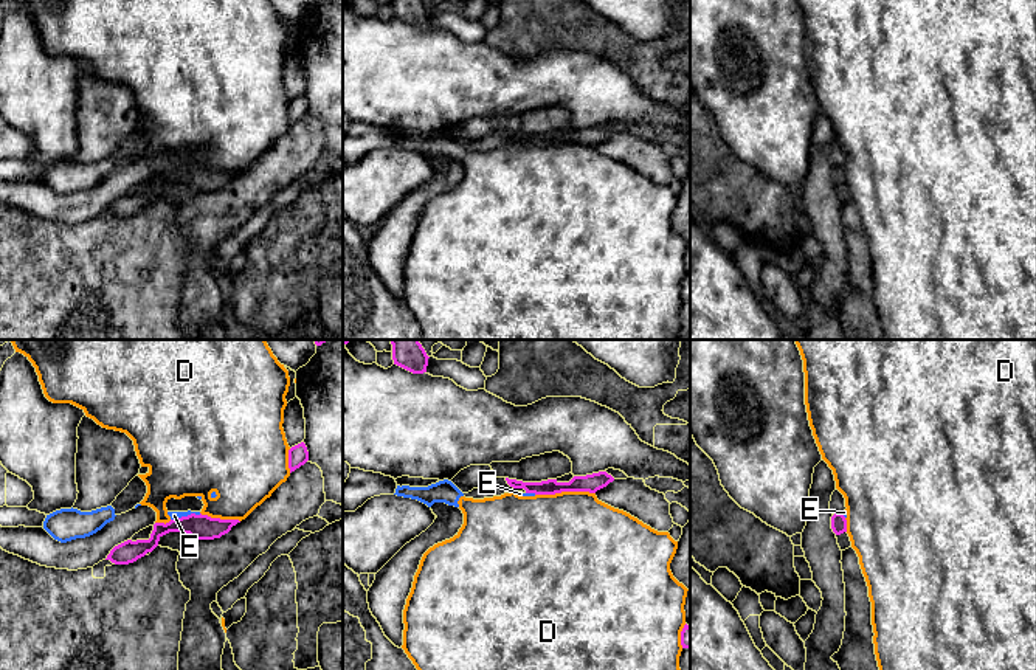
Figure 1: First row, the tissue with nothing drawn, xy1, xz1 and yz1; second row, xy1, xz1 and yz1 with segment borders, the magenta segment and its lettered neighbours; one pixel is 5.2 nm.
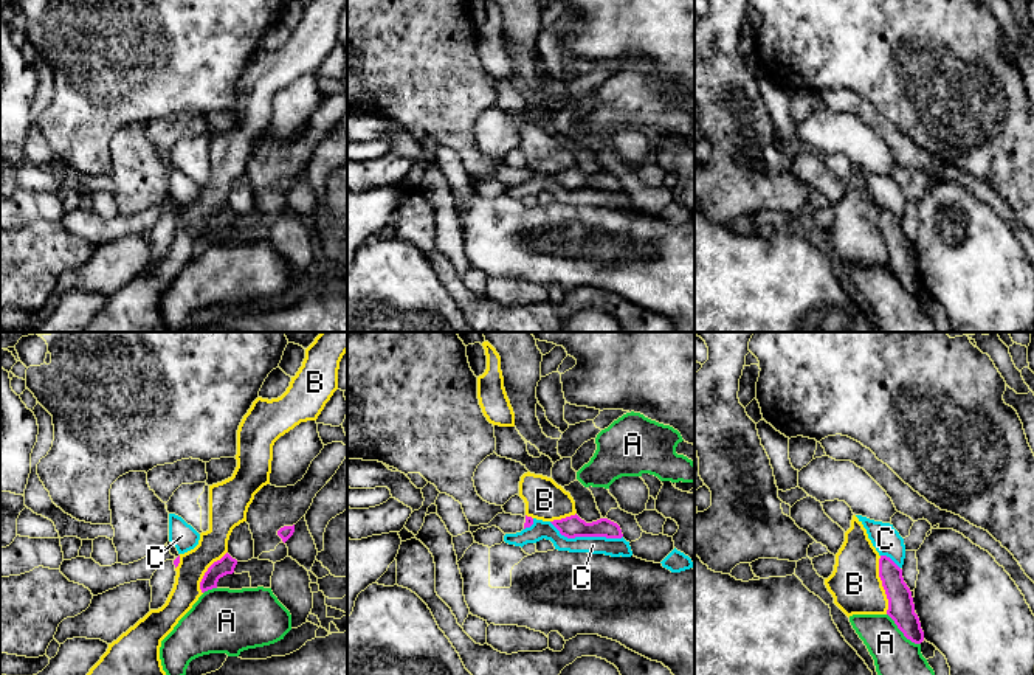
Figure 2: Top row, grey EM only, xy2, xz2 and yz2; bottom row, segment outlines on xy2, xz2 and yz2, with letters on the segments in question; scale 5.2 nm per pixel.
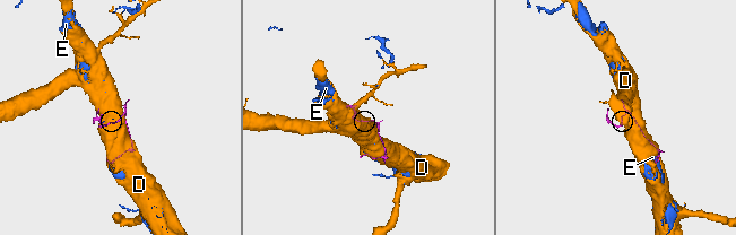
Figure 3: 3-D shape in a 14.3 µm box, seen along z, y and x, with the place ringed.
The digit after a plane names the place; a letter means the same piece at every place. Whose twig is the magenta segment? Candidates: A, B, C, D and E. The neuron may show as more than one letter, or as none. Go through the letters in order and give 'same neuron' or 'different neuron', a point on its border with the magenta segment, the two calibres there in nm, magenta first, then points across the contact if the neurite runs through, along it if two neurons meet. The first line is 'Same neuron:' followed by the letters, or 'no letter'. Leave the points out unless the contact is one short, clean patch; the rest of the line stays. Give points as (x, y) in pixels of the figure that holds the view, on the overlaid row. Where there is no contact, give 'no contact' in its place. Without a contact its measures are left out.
Same neuron: no letter
A: different neuron | yz2 (901, 630) | 140/220 nm | along yz2 (887, 613), (907, 638), (920, 644)
B: different neuron | yz2 (882, 585) | 140/260 nm
C: different neuron | xz2 (586, 536) | 120/100 nm
D: different neuron | xz1 (565, 490) | 100/480 nm
E: different neuron | xy1 (185, 517) | 130/50 nm

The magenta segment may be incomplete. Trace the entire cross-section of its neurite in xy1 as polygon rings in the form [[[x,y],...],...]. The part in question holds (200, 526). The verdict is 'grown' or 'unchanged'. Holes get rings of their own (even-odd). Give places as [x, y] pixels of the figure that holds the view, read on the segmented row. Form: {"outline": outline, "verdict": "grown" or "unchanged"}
{"outline": [[[191,513],[188,516],[171,520],[166,524],[155,523],[149,540],[127,540],[115,546],[105,560],[110,560],[115,565],[129,565],[144,557],[147,552],[152,552],[158,546],[160,538],[169,532],[189,534],[195,540],[214,540],[228,534],[237,523],[240,521],[211,518],[202,513]]], "verdict": "unchanged"}

